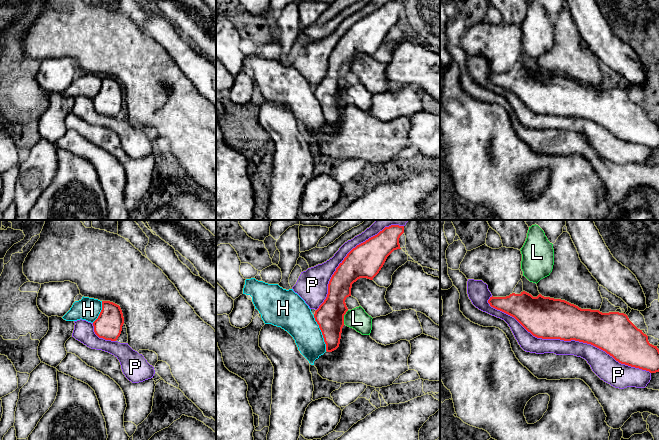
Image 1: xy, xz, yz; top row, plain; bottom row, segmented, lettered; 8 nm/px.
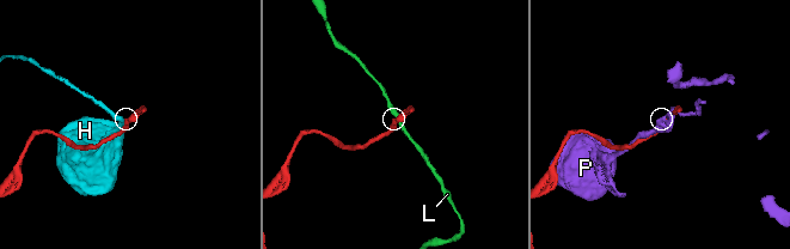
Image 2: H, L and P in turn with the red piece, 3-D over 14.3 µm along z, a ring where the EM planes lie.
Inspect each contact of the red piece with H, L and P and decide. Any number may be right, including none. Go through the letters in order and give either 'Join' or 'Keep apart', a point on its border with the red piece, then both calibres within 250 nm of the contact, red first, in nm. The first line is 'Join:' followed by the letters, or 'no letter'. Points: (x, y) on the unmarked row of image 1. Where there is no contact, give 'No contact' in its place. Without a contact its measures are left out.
Join: no letter
H: Keep apart. Touches red at xz (322, 109). Thickness 220 nm (red) against 260 nm
L: Keep apart. Touches red at xz (343, 93). Thickness 220 nm (red) against 170 nm
P: Keep apart. Touches red at yz (568, 116). Thickness 340 nm (red) against 150 nm

